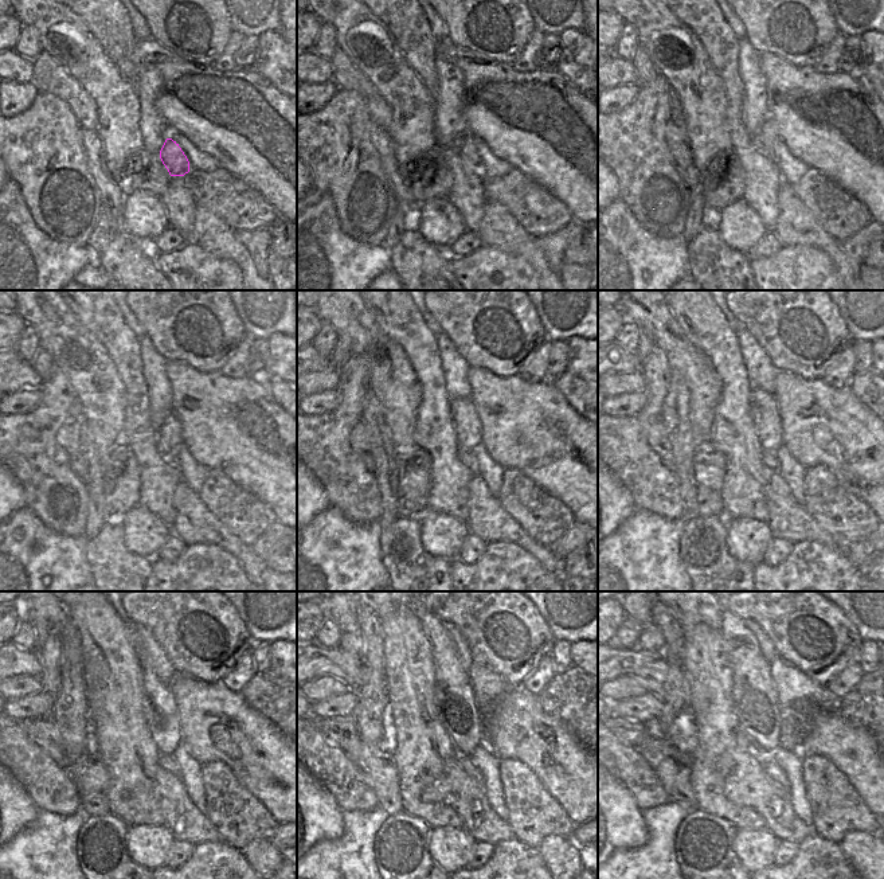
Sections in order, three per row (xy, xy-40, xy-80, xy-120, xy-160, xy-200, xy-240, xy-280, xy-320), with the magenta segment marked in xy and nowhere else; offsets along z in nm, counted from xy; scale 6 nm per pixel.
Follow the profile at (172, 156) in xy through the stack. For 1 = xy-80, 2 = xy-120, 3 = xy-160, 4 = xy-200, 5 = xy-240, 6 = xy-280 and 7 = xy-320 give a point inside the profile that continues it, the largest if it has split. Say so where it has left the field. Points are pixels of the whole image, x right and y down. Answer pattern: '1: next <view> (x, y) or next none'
1: next xy-80 (767, 136)
2: next xy-120 (169, 433)
3: next xy-160 (468, 430)
4: next xy-200 (762, 406)
5: next xy-240 (159, 707)
6: next xy-280 (461, 717)
7: next xy-320 (754, 699)

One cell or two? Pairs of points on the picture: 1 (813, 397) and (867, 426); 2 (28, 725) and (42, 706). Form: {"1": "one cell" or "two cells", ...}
{"1": "one cell", "2": "two cells"}

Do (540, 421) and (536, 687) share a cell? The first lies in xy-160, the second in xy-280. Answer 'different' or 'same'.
different

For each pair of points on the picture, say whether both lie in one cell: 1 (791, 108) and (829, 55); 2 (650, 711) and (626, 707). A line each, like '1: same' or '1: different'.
1: different
2: same

